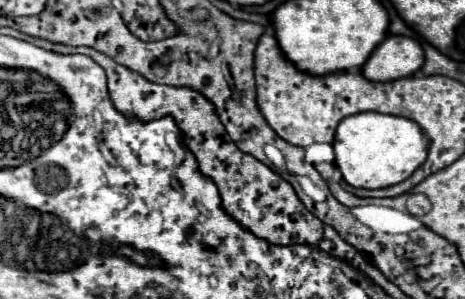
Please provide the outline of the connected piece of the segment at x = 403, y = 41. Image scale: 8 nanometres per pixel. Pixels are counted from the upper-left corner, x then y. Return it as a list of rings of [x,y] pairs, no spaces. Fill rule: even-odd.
[[[390,34],[376,46],[368,62],[362,66],[362,74],[374,82],[388,82],[416,74],[422,64],[424,50],[418,40]]]

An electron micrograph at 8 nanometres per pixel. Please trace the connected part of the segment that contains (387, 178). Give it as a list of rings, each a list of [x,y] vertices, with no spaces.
[[[360,112],[344,118],[334,138],[336,166],[344,180],[354,188],[388,188],[404,182],[418,170],[428,158],[428,138],[424,130],[410,118]]]

